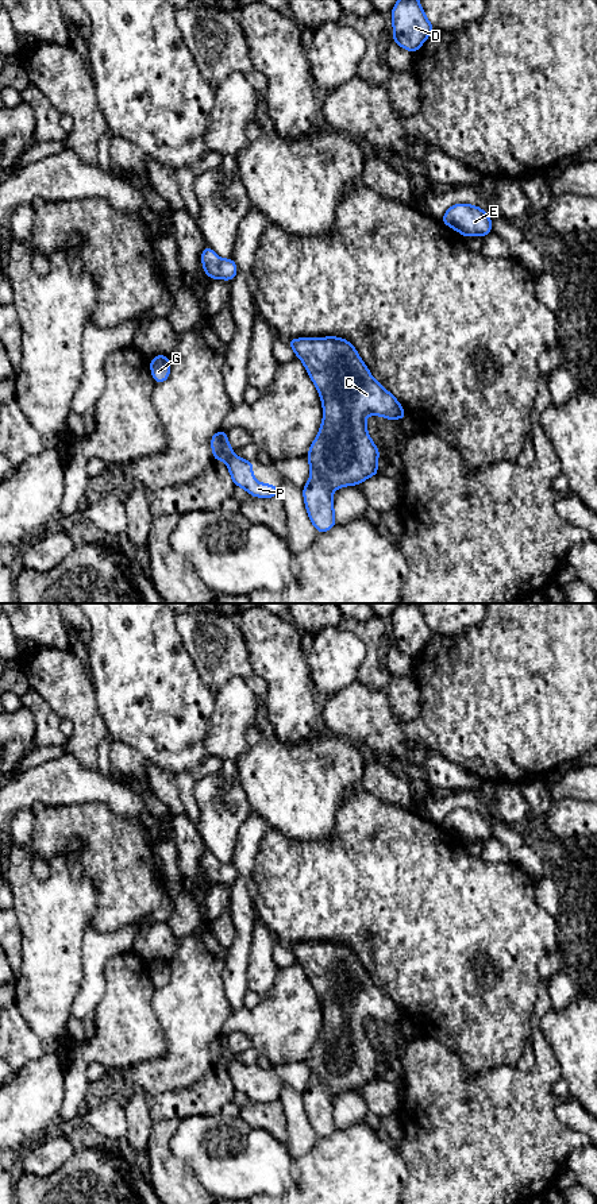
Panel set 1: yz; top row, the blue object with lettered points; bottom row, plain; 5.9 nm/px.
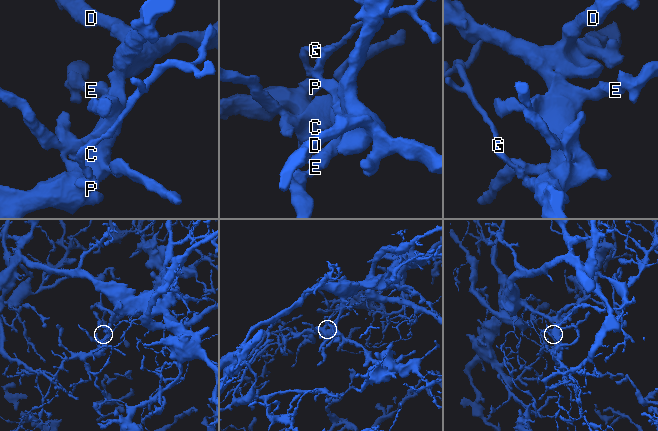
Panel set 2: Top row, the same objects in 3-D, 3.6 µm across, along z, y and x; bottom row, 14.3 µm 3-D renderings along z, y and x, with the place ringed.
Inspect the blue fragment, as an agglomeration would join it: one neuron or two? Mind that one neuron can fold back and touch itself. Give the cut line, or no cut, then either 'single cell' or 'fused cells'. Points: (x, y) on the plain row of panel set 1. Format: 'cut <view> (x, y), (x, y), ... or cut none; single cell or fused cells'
cut yz (234, 1058), (226, 1065); fused cells

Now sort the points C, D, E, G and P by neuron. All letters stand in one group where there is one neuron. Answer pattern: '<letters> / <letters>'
C D E P / G

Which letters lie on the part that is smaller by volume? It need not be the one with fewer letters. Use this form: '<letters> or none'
G

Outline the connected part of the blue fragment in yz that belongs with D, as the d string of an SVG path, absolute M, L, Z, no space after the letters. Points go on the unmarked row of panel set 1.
M398 603L390 617L392 644L411 657L417 656L435 634L417 603Z

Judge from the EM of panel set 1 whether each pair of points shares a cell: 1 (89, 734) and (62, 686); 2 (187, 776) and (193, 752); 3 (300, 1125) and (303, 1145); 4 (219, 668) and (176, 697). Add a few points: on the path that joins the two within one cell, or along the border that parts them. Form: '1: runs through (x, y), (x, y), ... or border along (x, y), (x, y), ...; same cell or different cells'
1: runs through (87, 722), (83, 712), (72, 698); same cell
2: border along (208, 756), (196, 768), (185, 770), (177, 775); different cells
3: runs through (300, 1130), (300, 1139); same cell
4: border along (187, 652), (200, 679), (214, 695); different cells

